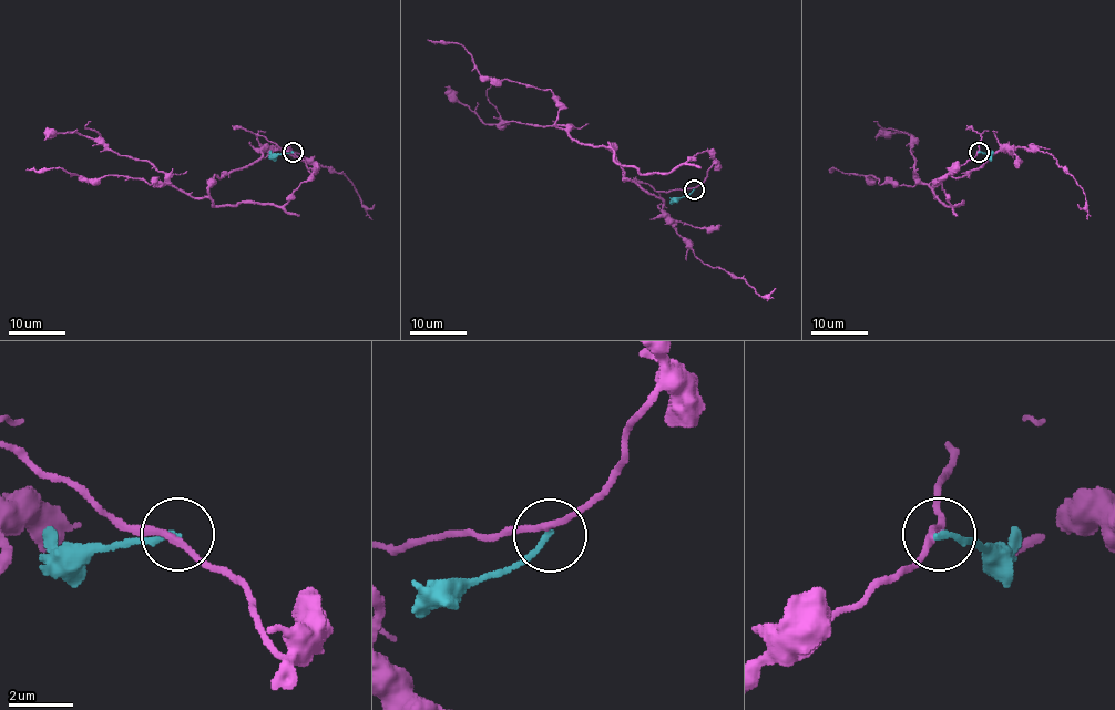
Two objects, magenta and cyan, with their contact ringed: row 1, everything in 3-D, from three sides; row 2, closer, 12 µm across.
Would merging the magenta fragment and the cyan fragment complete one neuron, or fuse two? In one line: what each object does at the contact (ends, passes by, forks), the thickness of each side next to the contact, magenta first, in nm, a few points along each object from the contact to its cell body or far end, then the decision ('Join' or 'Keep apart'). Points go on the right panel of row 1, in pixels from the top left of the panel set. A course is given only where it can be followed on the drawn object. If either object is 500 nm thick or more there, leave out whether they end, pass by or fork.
At the ring magenta passes by. At the ring cyan ends. Thickness 200 nm (magenta) against 180 nm. Course of magenta: (979, 152), (940, 181), (962, 202), (949, 206), (934, 192), (945, 176), (1033, 147), (1085, 196), (1087, 219). Course of cyan: (979, 152), (992, 156). Keep apart

